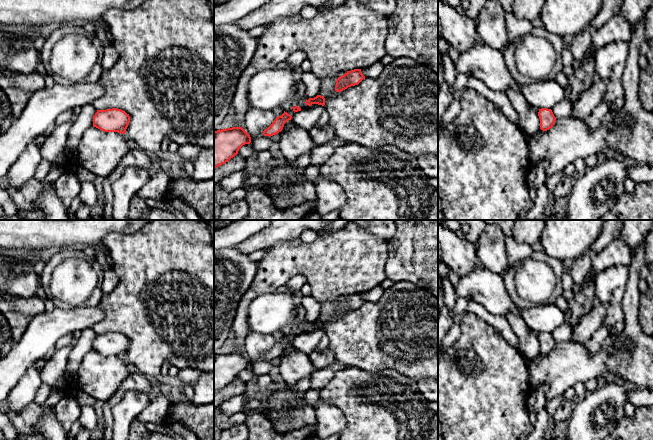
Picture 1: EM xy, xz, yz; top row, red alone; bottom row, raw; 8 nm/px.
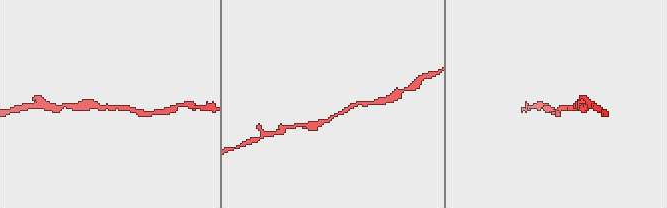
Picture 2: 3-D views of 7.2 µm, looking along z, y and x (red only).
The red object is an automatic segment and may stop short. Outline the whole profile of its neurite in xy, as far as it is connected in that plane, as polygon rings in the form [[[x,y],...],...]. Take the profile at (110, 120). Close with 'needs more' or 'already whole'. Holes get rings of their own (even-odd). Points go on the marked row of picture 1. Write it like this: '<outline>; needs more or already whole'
[[[117,108],[97,110],[93,116],[93,127],[104,132],[118,132],[125,134],[129,122],[129,114]]]; already whole

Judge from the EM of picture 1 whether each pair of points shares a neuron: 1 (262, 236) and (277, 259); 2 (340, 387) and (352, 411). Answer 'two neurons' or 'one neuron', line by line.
1: two neurons
2: one neuron

